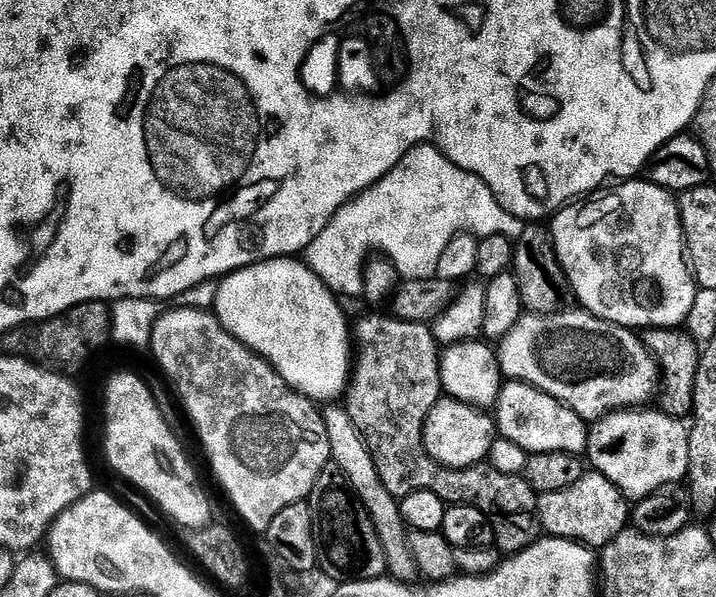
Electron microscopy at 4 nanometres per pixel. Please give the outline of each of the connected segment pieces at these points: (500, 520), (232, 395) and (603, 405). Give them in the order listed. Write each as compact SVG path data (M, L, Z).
M387 315L364 316L357 324L355 321L354 344L358 351L346 389L348 413L368 444L382 486L397 498L418 490L430 490L449 506L474 506L492 523L495 547L501 553L524 552L542 536L540 516L536 513L537 492L523 475L504 474L488 462L478 463L473 468L447 468L430 458L424 445L424 427L430 410L442 399L442 352L429 325Z
M176 308L173 312L165 311L154 326L150 352L156 355L156 360L160 363L161 370L172 379L172 384L176 387L176 392L180 395L180 400L184 403L184 408L188 411L188 416L192 419L192 424L196 427L196 432L200 435L201 442L204 443L204 452L208 455L209 462L212 463L212 472L216 475L217 482L224 487L225 494L232 499L232 504L236 507L237 514L254 531L260 532L260 534L267 533L270 522L274 522L275 516L282 514L282 510L286 510L286 506L307 501L311 497L322 470L328 467L332 458L330 442L326 438L324 418L321 409L313 401L309 400L307 396L300 395L295 388L290 387L272 369L272 365L263 356L252 351L248 345L243 344L232 333L227 332L211 311L203 312L200 308Z
M557 310L525 314L499 341L501 373L509 381L521 380L561 400L586 422L611 412L632 410L653 399L658 388L656 359L633 329L623 328L590 312Z

